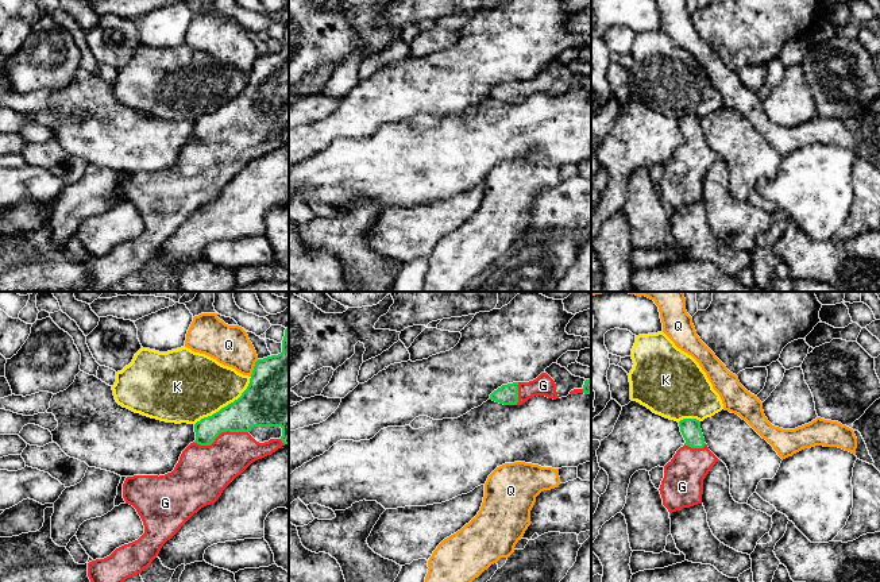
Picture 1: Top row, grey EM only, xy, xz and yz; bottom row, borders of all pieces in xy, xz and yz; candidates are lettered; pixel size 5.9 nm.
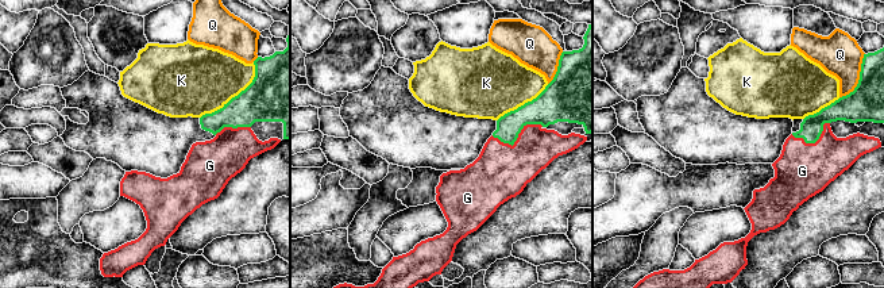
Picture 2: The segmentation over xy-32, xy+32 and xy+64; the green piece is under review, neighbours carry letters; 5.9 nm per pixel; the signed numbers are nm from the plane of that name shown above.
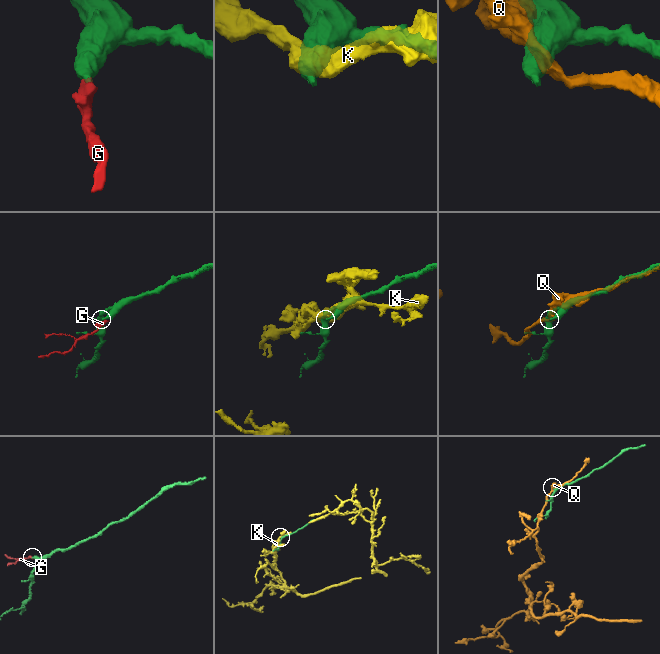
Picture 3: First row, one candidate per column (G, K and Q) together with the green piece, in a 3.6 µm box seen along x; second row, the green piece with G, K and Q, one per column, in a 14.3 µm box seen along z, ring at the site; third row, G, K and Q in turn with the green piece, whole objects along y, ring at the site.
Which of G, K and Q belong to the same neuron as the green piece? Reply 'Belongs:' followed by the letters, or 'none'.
Belongs: G

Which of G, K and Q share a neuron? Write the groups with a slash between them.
G / K / Q

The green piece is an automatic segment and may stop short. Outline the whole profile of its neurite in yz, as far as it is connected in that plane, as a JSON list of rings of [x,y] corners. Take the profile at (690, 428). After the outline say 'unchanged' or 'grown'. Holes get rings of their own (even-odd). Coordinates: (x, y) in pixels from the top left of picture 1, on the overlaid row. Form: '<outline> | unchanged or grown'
[[[683,419],[679,427],[686,443],[664,466],[659,489],[669,513],[702,504],[703,479],[719,460],[705,443],[699,420]]] | grown

